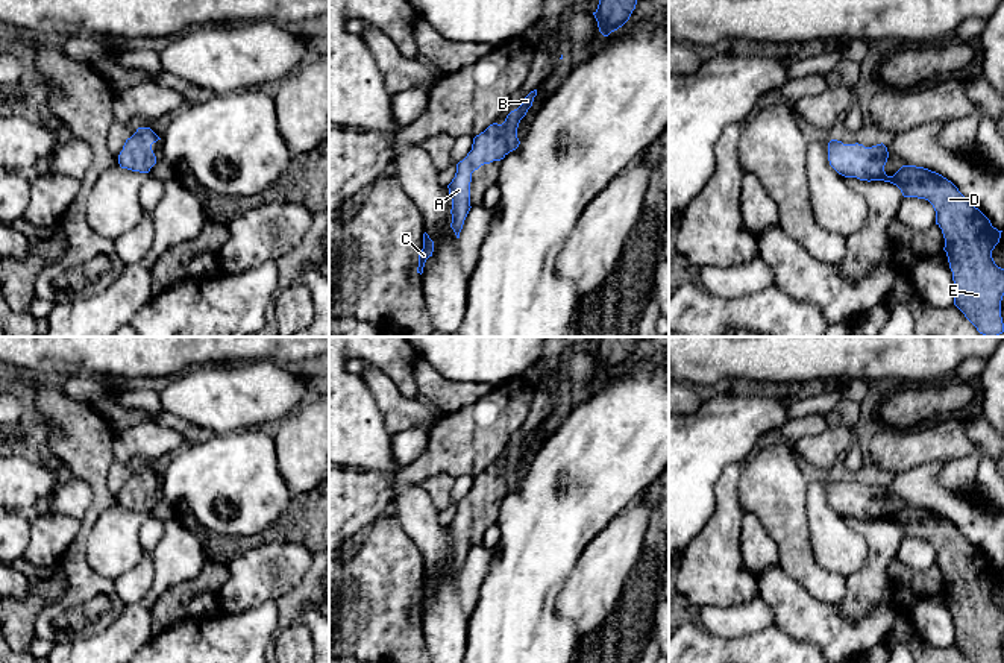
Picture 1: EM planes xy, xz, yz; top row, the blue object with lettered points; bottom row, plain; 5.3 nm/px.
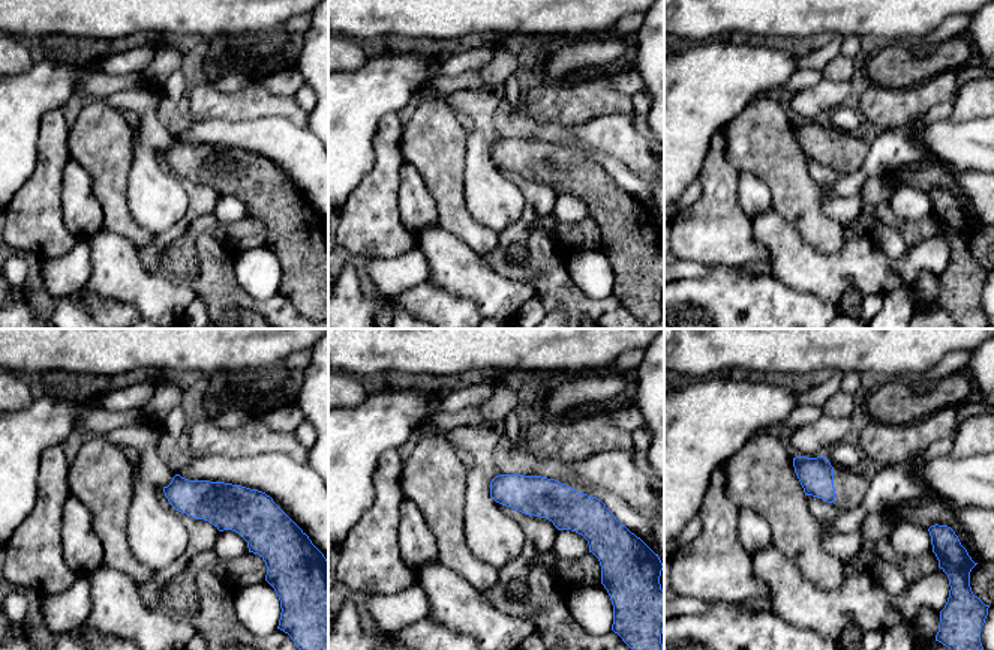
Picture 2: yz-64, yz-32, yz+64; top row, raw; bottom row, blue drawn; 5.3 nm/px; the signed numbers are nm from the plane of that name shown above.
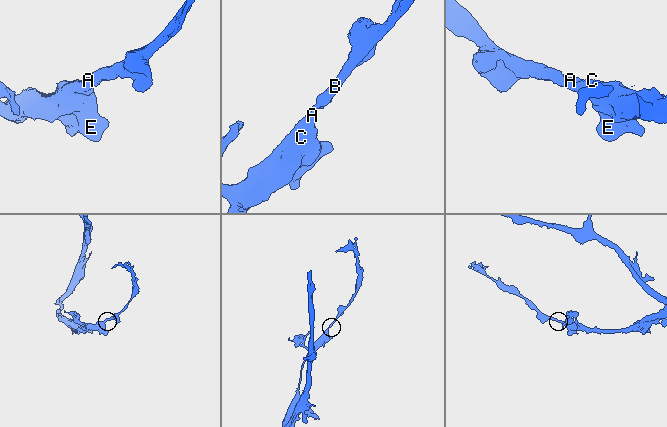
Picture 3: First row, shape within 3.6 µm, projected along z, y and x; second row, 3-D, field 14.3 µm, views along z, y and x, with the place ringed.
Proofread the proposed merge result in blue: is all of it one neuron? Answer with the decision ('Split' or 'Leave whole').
Leave whole

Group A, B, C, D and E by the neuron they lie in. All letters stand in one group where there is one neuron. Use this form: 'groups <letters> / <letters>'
groups A B C D E

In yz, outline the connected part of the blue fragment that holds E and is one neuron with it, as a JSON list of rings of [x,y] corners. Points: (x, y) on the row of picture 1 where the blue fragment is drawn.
[[[837,140],[828,143],[828,161],[839,174],[868,182],[890,182],[904,197],[925,199],[933,205],[952,272],[954,305],[980,334],[998,337],[1004,332],[1004,269],[995,264],[992,250],[1002,231],[993,228],[951,181],[936,171],[902,165],[893,176],[887,176],[887,158],[889,152],[883,143],[872,147]]]

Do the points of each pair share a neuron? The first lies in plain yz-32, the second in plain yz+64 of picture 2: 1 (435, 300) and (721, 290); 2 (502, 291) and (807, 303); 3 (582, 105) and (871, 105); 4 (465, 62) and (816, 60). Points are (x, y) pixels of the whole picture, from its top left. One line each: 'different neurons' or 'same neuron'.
1: same neuron
2: different neurons
3: same neuron
4: same neuron

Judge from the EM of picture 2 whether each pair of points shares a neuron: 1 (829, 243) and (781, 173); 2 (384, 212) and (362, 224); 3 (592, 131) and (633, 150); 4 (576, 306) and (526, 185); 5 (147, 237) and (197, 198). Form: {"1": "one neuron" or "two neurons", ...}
{"1": "one neuron", "2": "one neuron", "3": "one neuron", "4": "one neuron", "5": "two neurons"}

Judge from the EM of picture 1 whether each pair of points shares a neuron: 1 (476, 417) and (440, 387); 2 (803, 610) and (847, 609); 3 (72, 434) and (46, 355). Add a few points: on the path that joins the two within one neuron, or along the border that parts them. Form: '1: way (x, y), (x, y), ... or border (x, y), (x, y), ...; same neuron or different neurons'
1: border (493, 387), (473, 402), (445, 414); different neurons
2: border (836, 604), (847, 619), (865, 615), (874, 606); different neurons
3: border (35, 373), (56, 381); different neurons

